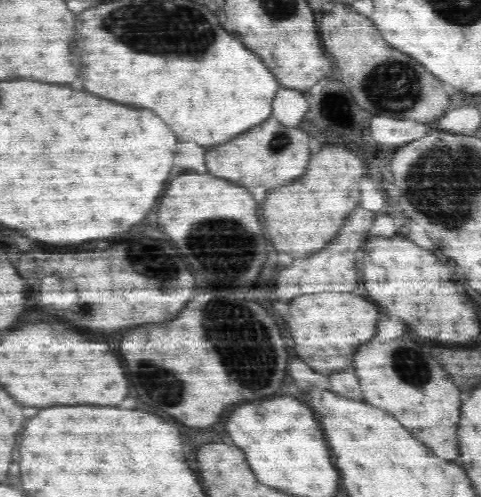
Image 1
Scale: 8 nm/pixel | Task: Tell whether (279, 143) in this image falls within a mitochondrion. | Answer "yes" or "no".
yes

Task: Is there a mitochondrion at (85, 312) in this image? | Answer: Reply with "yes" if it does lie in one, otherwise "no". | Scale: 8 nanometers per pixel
yes

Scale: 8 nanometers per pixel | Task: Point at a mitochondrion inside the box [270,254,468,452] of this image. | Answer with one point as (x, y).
(408, 363)

